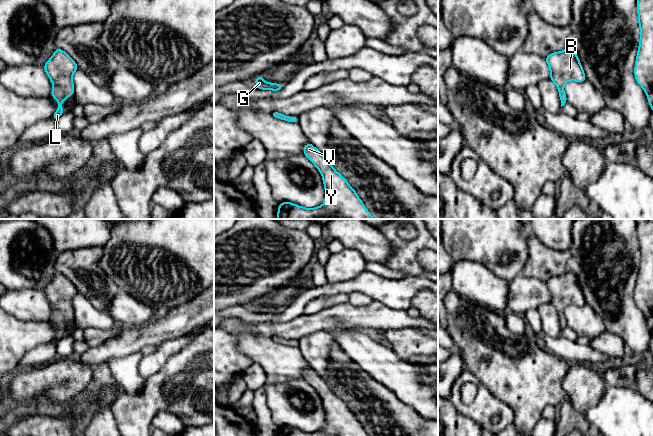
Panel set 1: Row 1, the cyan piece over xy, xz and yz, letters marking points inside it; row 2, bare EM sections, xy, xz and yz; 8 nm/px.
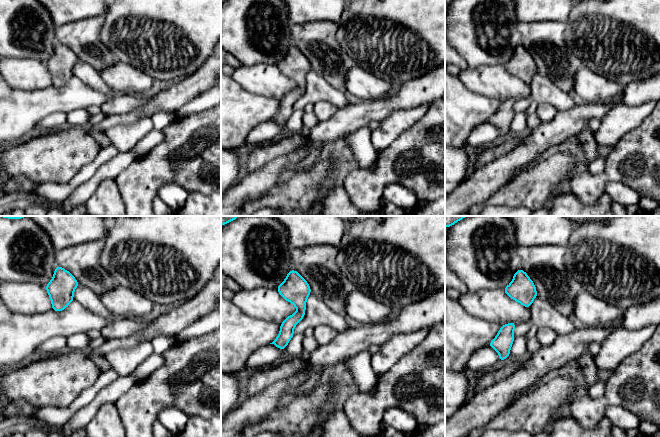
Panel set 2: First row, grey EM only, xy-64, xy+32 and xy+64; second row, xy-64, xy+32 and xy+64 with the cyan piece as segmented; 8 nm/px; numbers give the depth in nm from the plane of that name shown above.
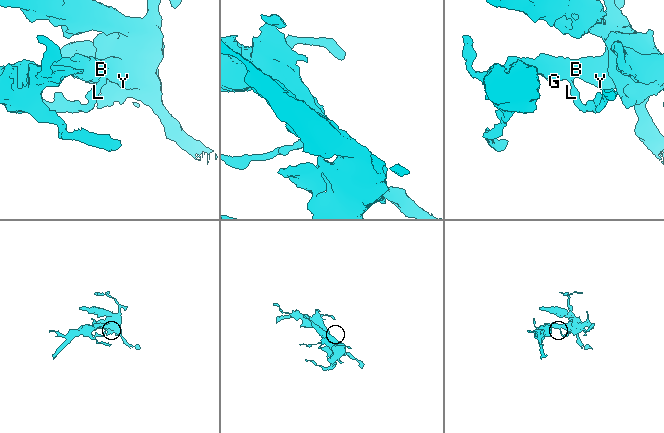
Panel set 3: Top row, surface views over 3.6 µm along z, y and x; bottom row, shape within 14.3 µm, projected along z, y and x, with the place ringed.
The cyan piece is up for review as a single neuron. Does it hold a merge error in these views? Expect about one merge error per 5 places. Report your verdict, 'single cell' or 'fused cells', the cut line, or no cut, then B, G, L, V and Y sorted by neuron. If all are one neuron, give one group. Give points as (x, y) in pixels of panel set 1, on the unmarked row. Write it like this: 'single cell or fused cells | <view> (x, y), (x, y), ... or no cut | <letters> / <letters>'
single cell | no cut | B G L V Y

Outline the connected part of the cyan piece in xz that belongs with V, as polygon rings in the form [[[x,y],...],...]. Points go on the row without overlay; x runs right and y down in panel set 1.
[[[311,367],[303,371],[304,379],[316,390],[323,402],[325,426],[315,432],[305,432],[282,426],[278,436],[369,436],[346,403],[329,387],[325,379]]]

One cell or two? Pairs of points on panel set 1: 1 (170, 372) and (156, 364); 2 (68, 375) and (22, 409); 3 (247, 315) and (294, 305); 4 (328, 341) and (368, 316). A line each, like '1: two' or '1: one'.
1: two
2: two
3: one
4: two

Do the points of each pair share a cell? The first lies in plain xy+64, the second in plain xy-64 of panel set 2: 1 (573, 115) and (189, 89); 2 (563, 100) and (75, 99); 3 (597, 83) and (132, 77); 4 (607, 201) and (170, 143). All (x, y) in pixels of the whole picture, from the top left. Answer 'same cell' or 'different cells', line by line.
1: same cell
2: different cells
3: same cell
4: different cells

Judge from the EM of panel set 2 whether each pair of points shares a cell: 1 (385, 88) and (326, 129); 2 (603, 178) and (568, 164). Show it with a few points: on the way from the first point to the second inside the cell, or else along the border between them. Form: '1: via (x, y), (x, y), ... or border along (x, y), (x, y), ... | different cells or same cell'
1: border along (389, 93), (376, 99), (357, 100) | different cells
2: border along (577, 170), (573, 173) | different cells

